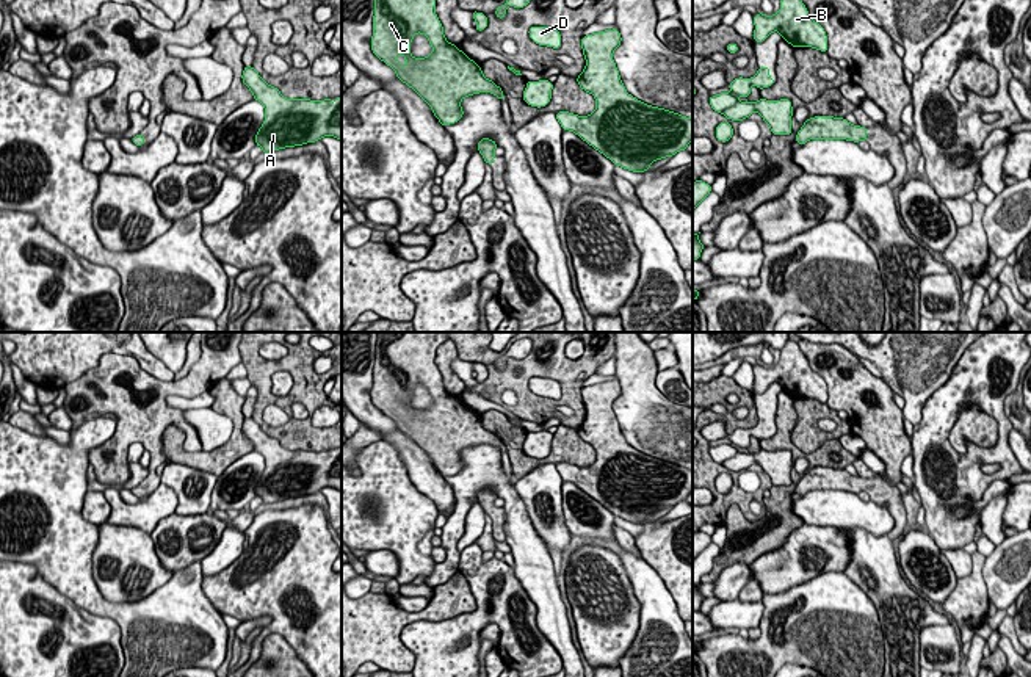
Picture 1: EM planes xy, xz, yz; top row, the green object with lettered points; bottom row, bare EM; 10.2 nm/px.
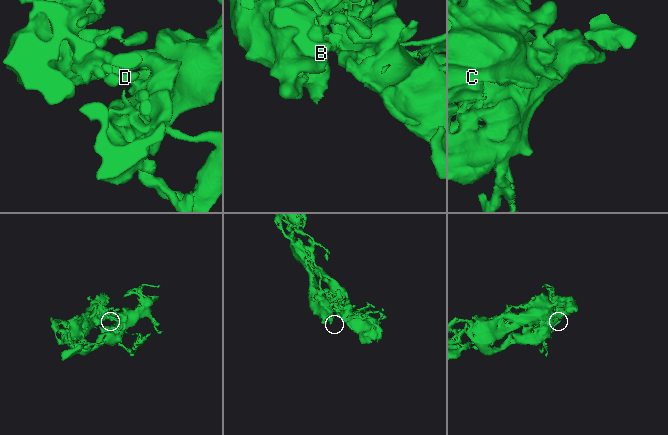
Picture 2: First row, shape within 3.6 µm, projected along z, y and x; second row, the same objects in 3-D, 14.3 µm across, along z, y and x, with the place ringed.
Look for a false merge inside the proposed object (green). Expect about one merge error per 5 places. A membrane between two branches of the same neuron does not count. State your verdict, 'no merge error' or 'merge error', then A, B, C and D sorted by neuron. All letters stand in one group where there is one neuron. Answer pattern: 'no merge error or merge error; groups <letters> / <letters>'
no merge error; groups A B C D

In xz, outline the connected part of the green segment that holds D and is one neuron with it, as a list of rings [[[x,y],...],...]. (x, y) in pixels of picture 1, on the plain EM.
[[[530,378],[528,386],[539,396],[547,396],[553,400],[561,398],[561,384],[555,379]]]

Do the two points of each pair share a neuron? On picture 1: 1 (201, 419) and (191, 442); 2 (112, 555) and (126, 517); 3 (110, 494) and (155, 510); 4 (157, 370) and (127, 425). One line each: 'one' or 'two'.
1: two
2: two
3: one
4: two

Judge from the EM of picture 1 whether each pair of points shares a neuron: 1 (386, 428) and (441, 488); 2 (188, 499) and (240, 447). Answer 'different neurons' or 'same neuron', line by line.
1: same neuron
2: different neurons

